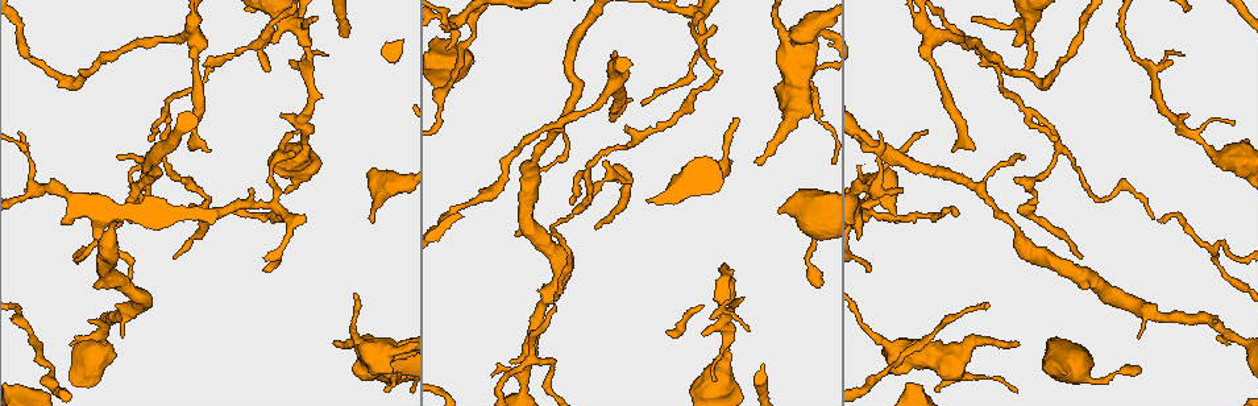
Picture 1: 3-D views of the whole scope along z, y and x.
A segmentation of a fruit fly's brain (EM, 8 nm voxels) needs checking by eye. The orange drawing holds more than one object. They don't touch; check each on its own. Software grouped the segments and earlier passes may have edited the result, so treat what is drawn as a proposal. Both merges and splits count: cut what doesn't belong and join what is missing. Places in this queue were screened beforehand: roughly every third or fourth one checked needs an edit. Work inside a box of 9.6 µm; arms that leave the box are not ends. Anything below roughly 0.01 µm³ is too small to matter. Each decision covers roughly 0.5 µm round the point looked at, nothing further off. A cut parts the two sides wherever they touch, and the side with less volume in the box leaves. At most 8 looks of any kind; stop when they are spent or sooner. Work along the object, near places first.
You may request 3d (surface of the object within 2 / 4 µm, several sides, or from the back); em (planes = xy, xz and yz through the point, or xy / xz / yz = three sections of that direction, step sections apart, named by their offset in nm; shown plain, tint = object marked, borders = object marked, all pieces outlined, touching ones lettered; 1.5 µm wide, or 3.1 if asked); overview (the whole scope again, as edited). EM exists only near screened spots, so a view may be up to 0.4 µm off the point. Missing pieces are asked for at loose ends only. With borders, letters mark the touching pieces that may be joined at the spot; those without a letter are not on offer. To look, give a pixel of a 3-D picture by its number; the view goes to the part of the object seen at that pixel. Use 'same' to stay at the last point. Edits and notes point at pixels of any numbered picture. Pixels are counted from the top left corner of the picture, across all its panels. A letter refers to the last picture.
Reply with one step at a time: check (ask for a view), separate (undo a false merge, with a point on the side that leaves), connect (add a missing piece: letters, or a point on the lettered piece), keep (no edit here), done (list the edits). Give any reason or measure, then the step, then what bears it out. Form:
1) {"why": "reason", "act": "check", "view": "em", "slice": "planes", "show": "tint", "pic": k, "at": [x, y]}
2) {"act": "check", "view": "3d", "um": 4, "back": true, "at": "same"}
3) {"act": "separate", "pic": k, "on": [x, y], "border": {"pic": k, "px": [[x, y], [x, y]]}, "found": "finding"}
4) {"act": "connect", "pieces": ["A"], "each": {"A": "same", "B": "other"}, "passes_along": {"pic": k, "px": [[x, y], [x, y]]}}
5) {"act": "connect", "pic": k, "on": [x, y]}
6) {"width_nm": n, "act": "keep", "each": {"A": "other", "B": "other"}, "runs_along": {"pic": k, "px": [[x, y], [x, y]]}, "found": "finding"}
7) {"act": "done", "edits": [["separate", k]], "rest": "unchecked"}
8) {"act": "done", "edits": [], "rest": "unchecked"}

{"why": "three-way junction", "act": "check", "view": "em", "slice": "planes", "show": "tint", "pic": 1, "at": [534, 359]}

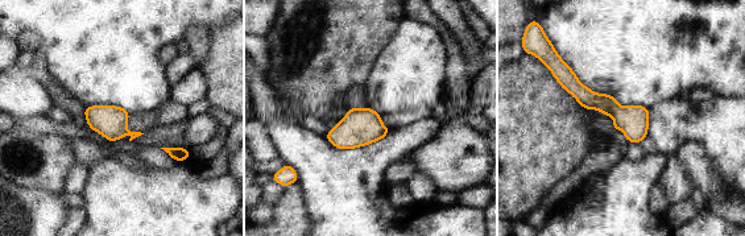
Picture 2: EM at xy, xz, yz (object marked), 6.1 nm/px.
{"act": "check", "view": "em", "slice": "planes", "show": "borders", "at": "same"}

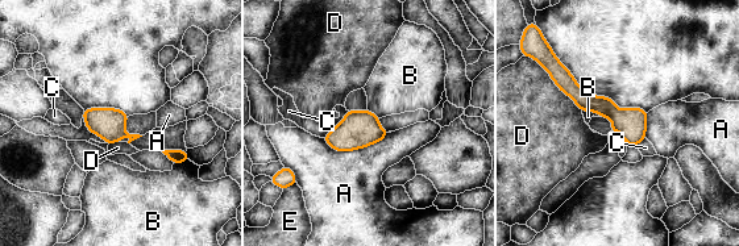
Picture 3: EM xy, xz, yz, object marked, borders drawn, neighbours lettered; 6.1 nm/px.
{"act": "keep", "each": {"A": "other", "B": "other", "C": "other", "D": "other", "E": "other"}, "border": {"pic": 3, "px": [[582, 109], [597, 112], [602, 116]]}, "found": "one neuron here"}

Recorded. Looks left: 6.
{"act": "check", "view": "3d", "um": 4, "pic": 1, "at": [759, 163]}

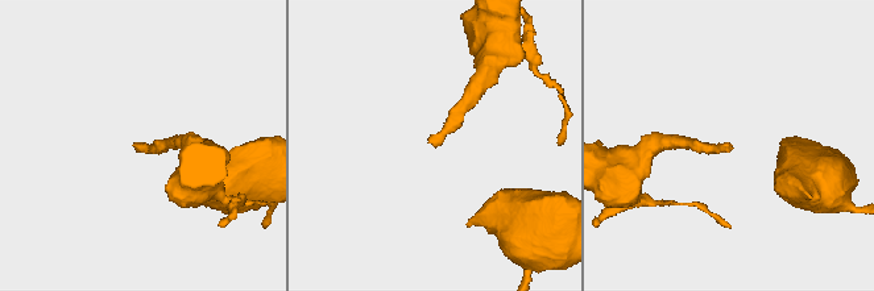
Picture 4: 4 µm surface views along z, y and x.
{"act": "check", "view": "em", "slice": "xz", "step": 4, "show": "borders", "pic": 4, "at": [728, 144]}

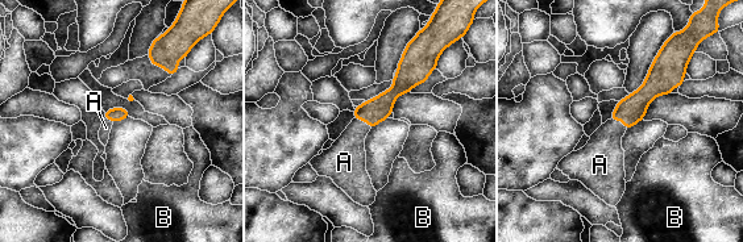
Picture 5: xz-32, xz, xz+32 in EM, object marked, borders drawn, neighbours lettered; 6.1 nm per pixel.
{"why": "another direction", "act": "check", "view": "em", "slice": "planes", "show": "borders", "at": "same"}

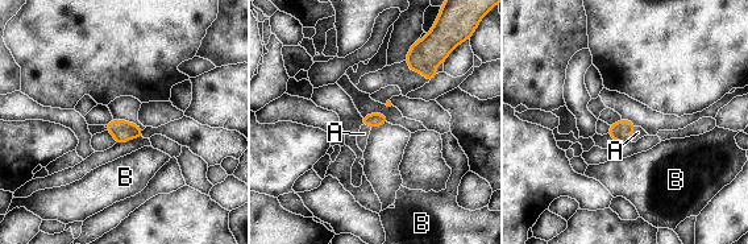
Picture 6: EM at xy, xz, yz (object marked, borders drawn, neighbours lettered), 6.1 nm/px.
{"longest_contact_nm": ["A", 100], "act": "connect", "pieces": ["A"], "each": {"A": "same", "B": "other"}, "passes_along": {"pic": 6, "px": [[622, 131], [631, 135], [638, 132]]}, "found": "the neuron continues"}

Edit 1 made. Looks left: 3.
{"act": "check", "view": "overview"}

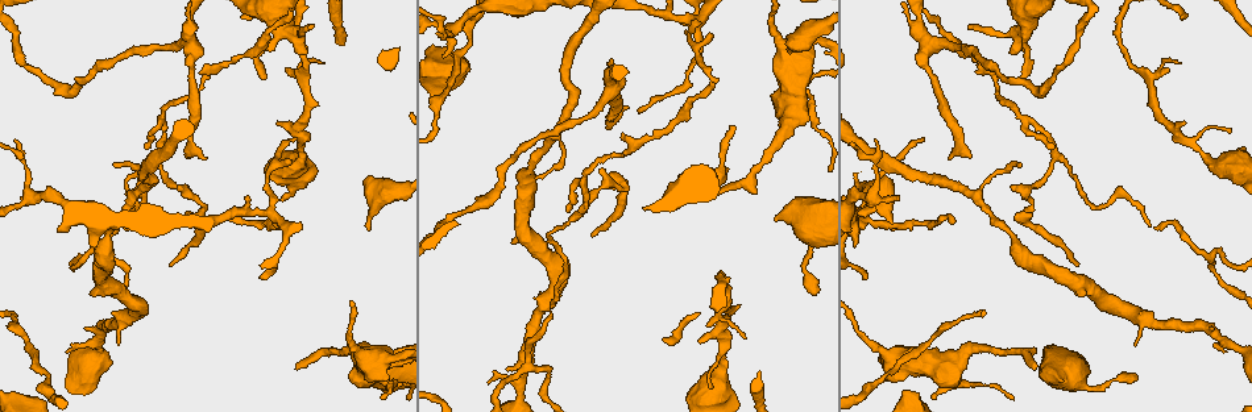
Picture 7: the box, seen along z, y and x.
{"why": "thick turns thin", "act": "check", "view": "em", "slice": "yz", "step": 8, "show": "tint", "pic": 7, "at": [968, 384]}

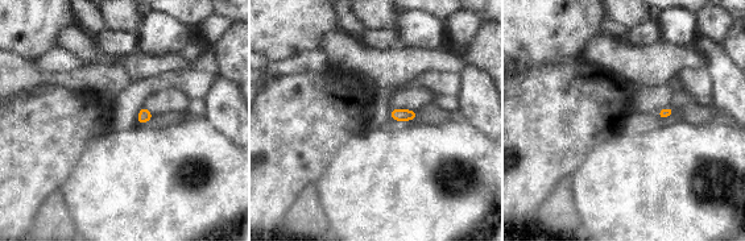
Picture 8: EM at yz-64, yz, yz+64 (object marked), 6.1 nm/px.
{"act": "check", "view": "em", "slice": "xz", "step": 4, "show": "borders", "at": "same"}

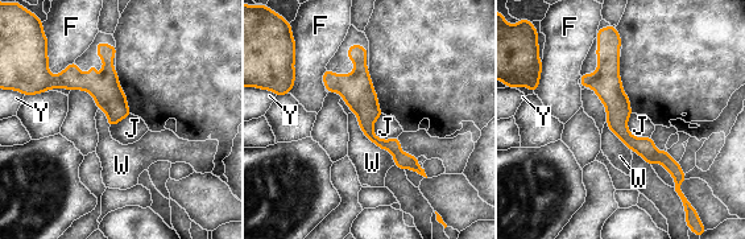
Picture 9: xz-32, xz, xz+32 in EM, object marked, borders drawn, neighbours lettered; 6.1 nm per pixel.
{"act": "keep", "each": {"F": "other", "J": "other", "W": "other", "Y": "other"}, "runs_along": {"pic": 9, "px": [[612, 44], [617, 124], [677, 176]]}, "found": "all the same neuron"}

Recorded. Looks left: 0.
{"act": "done", "edits": [["connect", 6]], "rest": "unchecked"}

